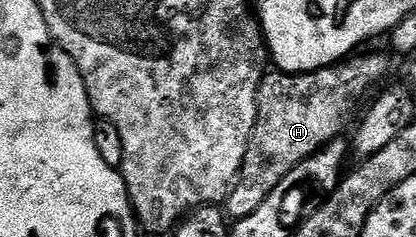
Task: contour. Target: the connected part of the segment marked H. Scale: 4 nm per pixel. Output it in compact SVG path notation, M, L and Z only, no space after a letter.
M361 53L308 74L271 72L264 77L259 88L259 123L251 149L235 189L225 202L232 219L249 217L293 168L343 134L367 89L381 81L391 66L390 60L379 54Z

